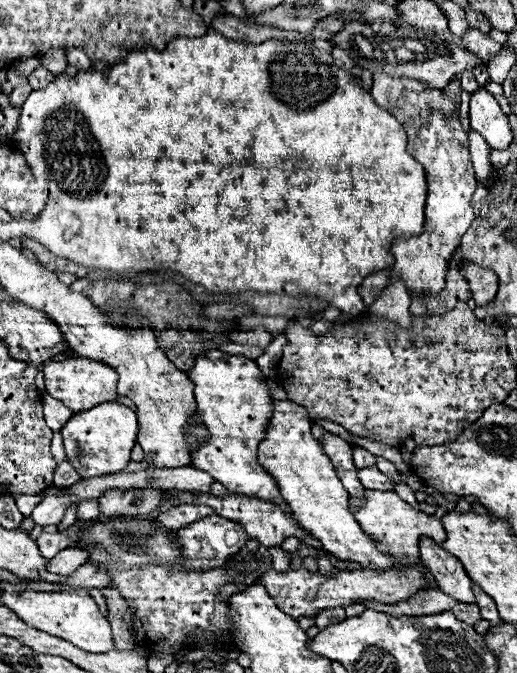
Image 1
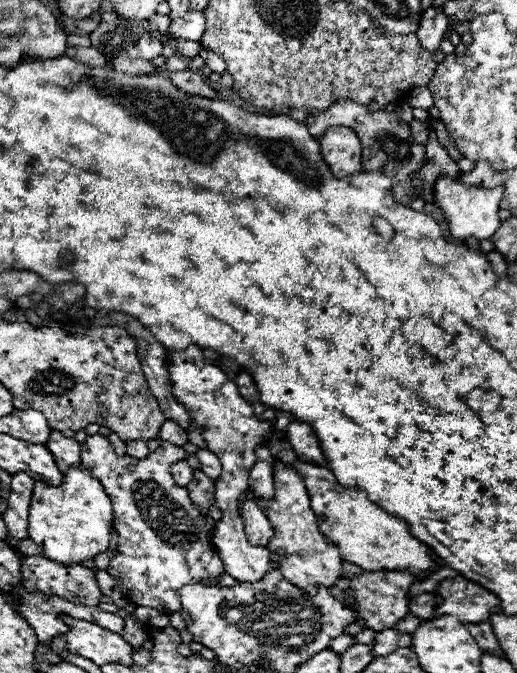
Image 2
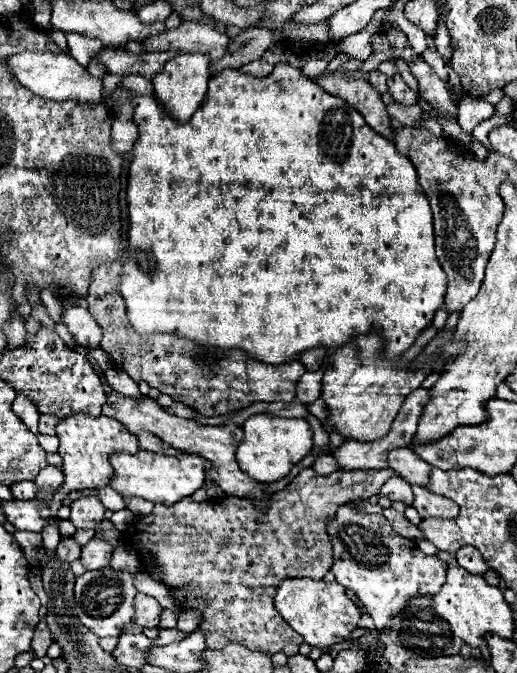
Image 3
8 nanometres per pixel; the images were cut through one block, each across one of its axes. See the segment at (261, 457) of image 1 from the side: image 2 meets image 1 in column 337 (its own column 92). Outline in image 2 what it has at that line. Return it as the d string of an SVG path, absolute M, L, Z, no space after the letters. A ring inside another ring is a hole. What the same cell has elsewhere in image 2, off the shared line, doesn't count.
M82 464L72 466L60 486L48 486L46 482L34 484L34 496L30 500L30 524L28 538L36 542L42 552L62 564L78 564L86 558L94 558L104 552L112 536L112 504L104 486Z

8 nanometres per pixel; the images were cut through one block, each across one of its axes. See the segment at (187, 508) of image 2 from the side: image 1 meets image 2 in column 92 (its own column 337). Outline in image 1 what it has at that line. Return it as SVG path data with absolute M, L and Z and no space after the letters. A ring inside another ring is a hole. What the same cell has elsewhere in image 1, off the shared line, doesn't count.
M326 432L324 434L324 454L330 456L332 466L338 478L344 482L344 488L350 494L350 512L356 512L364 506L364 486L358 480L358 470L352 462L352 448L346 444L344 438Z

